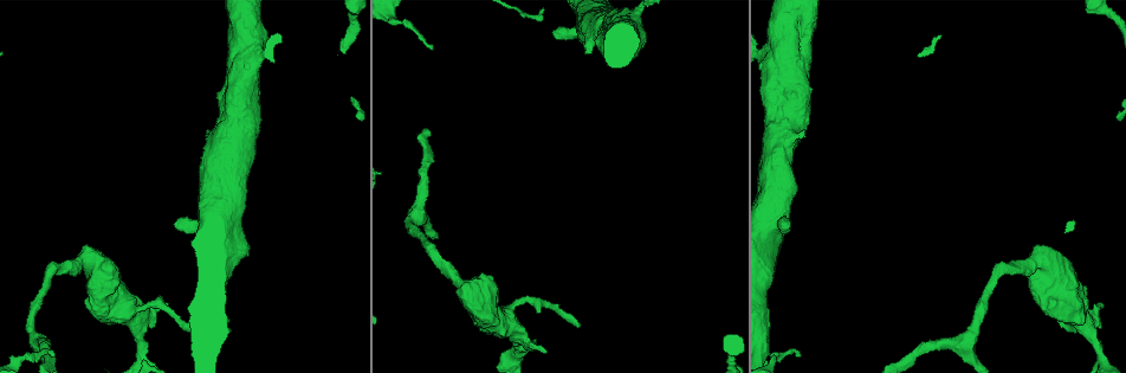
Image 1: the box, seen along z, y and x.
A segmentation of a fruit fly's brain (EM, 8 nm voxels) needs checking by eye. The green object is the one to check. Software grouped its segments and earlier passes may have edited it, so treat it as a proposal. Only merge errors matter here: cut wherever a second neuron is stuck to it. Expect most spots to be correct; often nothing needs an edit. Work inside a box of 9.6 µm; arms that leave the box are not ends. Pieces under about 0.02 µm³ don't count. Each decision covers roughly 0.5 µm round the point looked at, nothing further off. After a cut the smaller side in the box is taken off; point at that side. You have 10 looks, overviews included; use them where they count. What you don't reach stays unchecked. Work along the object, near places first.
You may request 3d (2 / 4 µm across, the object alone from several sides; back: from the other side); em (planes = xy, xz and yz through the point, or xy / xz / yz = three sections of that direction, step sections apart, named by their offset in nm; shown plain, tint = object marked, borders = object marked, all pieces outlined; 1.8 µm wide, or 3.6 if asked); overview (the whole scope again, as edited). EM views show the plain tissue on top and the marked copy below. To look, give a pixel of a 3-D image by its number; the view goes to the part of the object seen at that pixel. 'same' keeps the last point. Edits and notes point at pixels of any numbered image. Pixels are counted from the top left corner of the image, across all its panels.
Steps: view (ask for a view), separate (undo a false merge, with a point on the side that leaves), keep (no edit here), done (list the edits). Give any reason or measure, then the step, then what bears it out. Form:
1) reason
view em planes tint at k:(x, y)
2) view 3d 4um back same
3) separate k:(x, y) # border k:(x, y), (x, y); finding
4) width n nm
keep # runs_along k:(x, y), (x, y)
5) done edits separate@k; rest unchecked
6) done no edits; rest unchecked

sharp bend
view 3d 4um at 1:(773, 236)

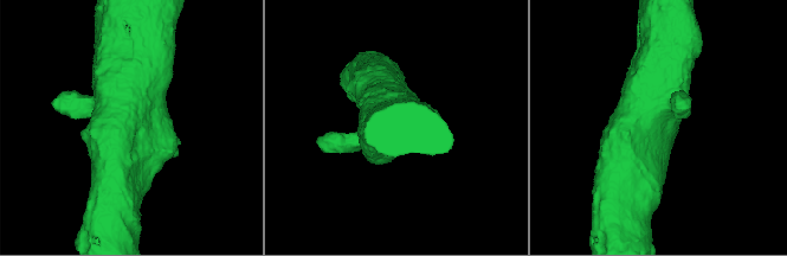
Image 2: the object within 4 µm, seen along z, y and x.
view em 3.6um xz step 8 tint at 2:(659, 122)

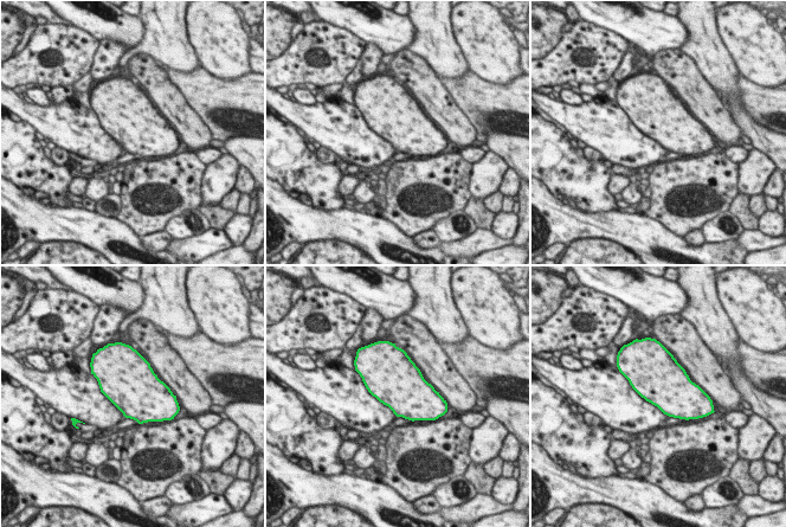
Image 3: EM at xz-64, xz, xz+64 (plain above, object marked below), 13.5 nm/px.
view em 3.6um planes tint same

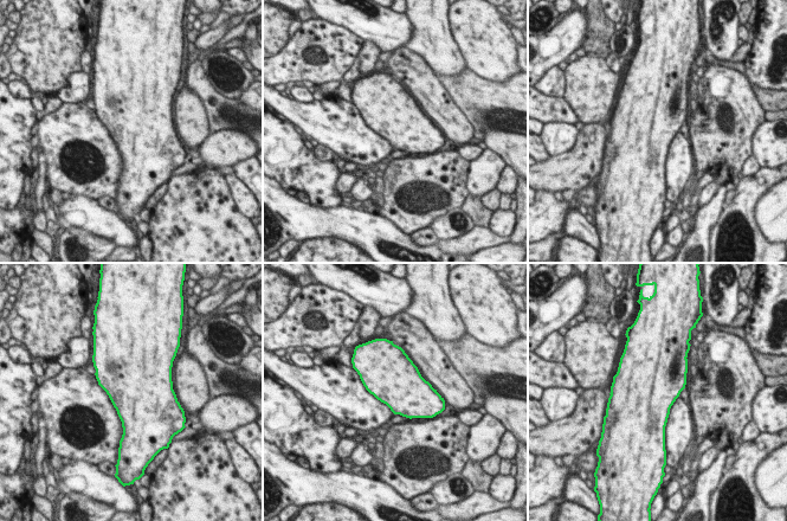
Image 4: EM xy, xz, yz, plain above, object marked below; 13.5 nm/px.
keep # continuous, no second neuron

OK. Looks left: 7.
calibre changes
view em 3.6um yz step 4 tint at 1:(1049, 266)

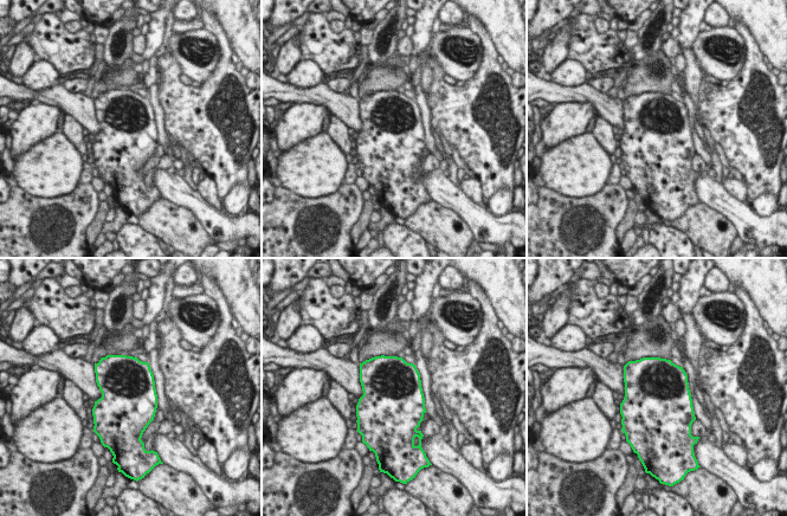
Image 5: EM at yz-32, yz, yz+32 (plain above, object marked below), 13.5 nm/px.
width 750 nm
keep # continuous, no second neuron

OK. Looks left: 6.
sudden change in width
view em 3.6um xy step 16 tint at 1:(249, 62)

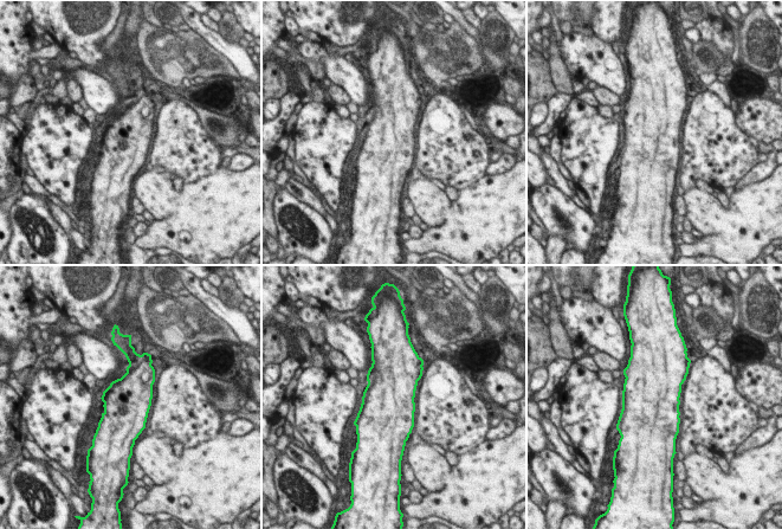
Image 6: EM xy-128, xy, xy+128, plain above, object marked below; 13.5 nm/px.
cut it another way
view em 3.6um planes tint same

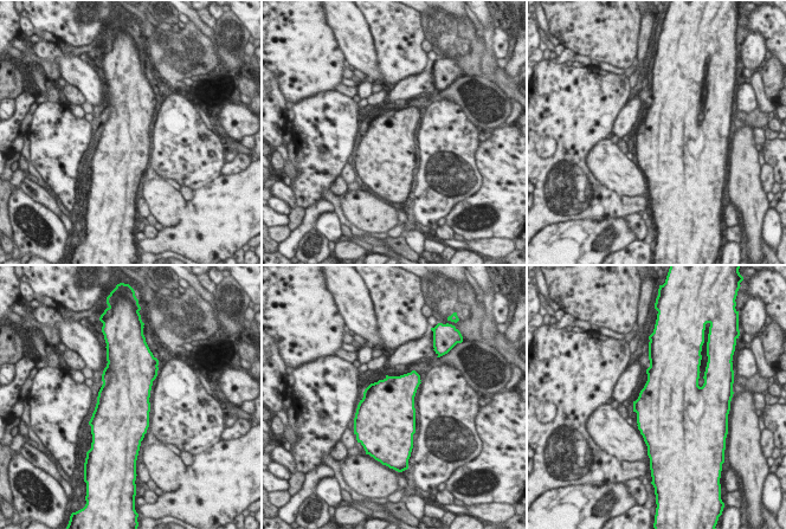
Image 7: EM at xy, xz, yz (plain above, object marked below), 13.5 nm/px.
keep # continuous, no second neuron

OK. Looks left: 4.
done no edits; rest unchecked

